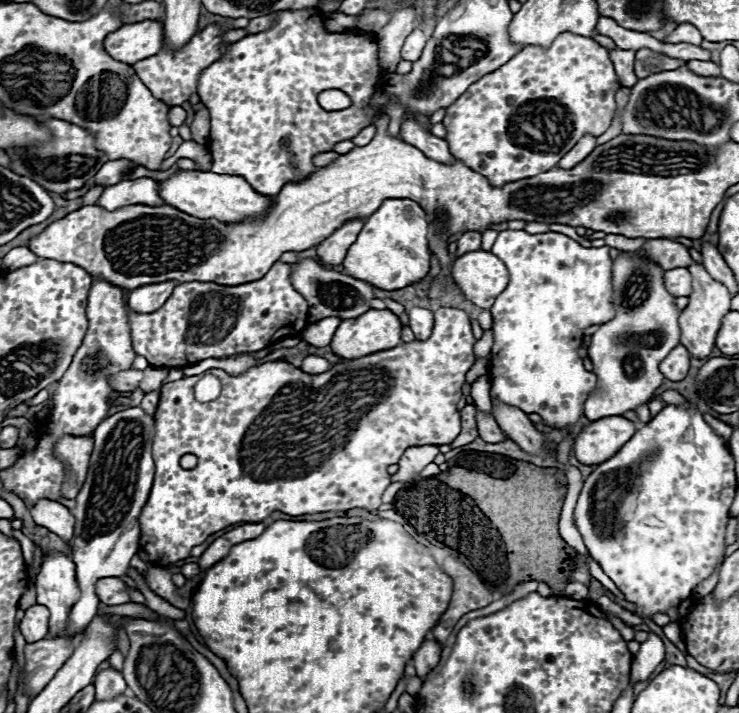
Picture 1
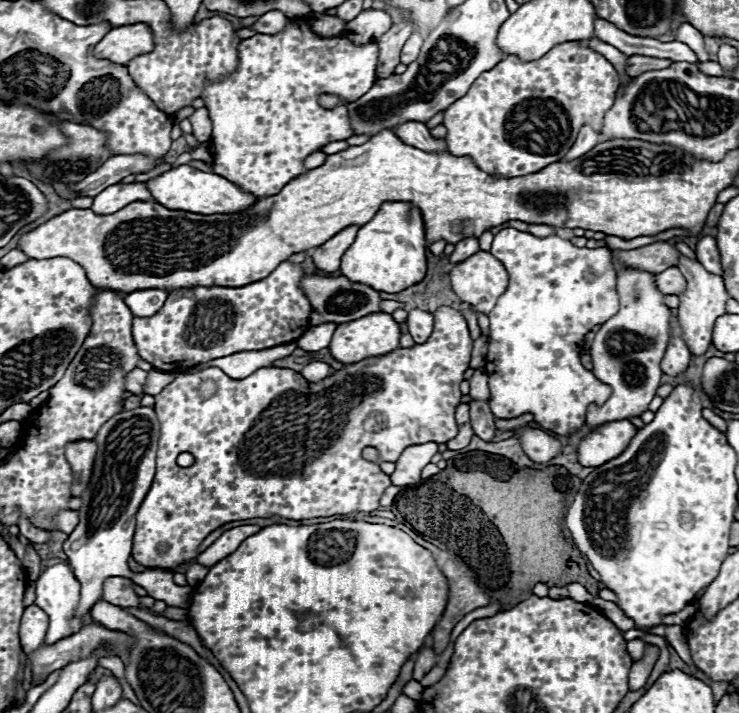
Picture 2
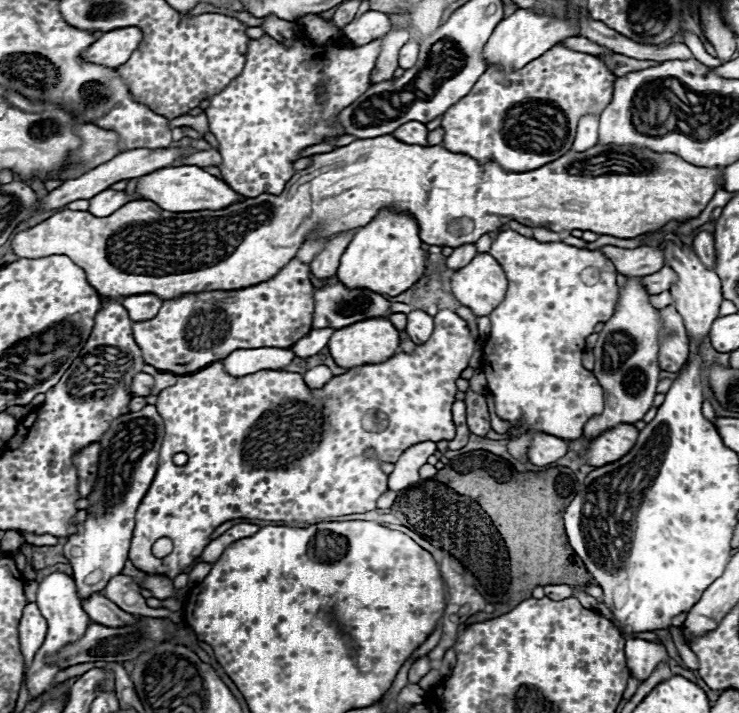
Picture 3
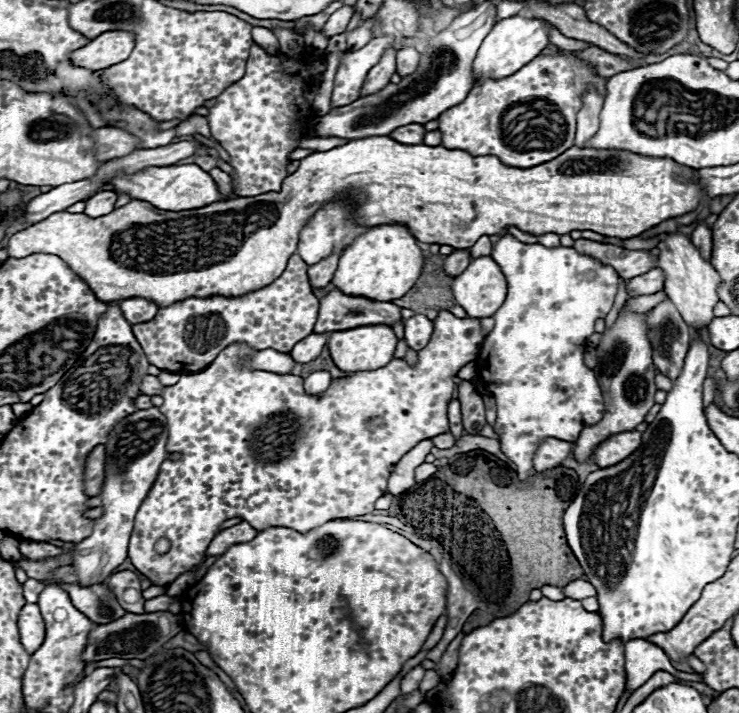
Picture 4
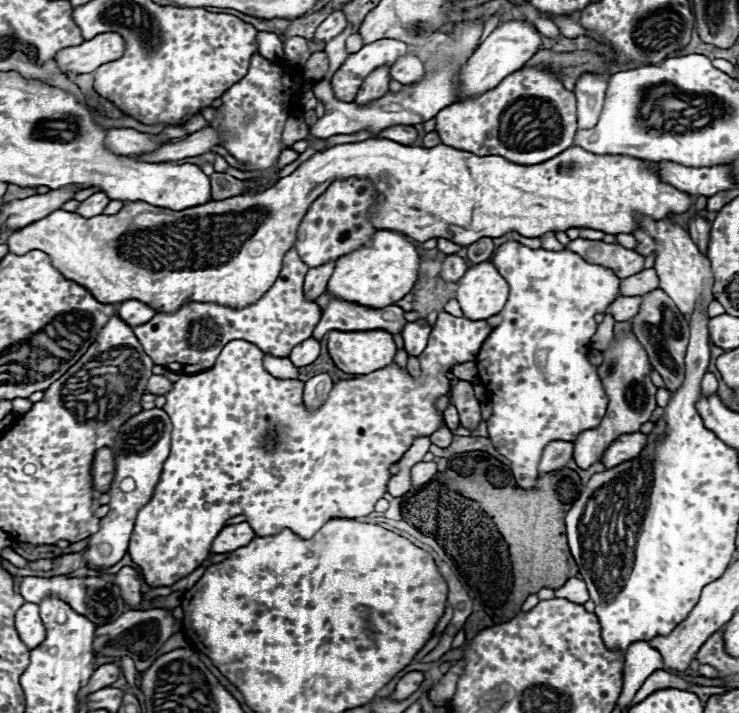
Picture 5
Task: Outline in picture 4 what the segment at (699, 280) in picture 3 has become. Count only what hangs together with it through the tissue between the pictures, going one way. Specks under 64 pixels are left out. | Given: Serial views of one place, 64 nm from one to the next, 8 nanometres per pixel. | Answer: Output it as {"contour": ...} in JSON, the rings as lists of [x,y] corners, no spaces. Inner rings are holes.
{"contour":[[[674,232],[674,234],[658,234],[658,236],[662,238],[662,242],[656,246],[656,248],[660,248],[658,268],[662,268],[664,274],[666,274],[664,292],[676,304],[676,308],[682,314],[682,318],[686,320],[686,324],[690,328],[694,328],[694,330],[702,330],[714,318],[714,306],[720,300],[718,292],[716,292],[718,284],[720,284],[720,276],[710,266],[710,262],[702,260],[698,250],[692,246],[692,242],[686,236],[682,236],[678,232]]]}

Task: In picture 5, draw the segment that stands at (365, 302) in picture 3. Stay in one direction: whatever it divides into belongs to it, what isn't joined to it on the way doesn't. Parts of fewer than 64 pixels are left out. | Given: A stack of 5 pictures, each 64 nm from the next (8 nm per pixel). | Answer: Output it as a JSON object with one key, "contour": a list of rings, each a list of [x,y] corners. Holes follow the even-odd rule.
{"contour":[[[332,298],[314,328],[314,338],[322,338],[330,330],[390,330],[392,334],[404,328],[404,310],[396,304],[384,308],[368,308],[356,302]]]}

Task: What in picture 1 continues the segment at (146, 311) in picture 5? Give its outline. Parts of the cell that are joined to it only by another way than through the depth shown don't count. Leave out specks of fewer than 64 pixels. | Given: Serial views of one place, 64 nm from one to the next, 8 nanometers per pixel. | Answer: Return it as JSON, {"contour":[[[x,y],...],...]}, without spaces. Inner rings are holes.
{"contour":[[[164,280],[158,284],[138,286],[130,292],[128,302],[134,310],[142,310],[142,314],[154,312],[154,310],[158,310],[158,306],[162,306],[162,302],[166,302],[166,298],[170,298],[176,284],[178,282],[174,282],[174,280]]]}

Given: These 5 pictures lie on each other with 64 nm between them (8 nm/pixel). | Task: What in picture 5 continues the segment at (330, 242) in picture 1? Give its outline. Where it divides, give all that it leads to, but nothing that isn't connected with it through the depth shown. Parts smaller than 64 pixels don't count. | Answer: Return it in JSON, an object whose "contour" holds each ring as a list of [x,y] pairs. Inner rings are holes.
{"contour":[[[326,262],[318,268],[308,270],[306,280],[304,280],[304,292],[310,300],[316,300],[326,290],[326,284],[328,284],[332,272],[334,272],[334,262]]]}

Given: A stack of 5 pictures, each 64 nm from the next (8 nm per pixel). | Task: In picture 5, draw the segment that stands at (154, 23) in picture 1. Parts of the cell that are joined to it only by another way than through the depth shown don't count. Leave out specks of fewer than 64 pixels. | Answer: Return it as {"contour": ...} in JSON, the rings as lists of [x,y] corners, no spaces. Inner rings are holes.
{"contour":[[[104,32],[92,40],[84,40],[80,46],[66,48],[58,52],[56,62],[62,70],[88,74],[106,62],[122,58],[126,52],[126,42],[118,32]]]}

